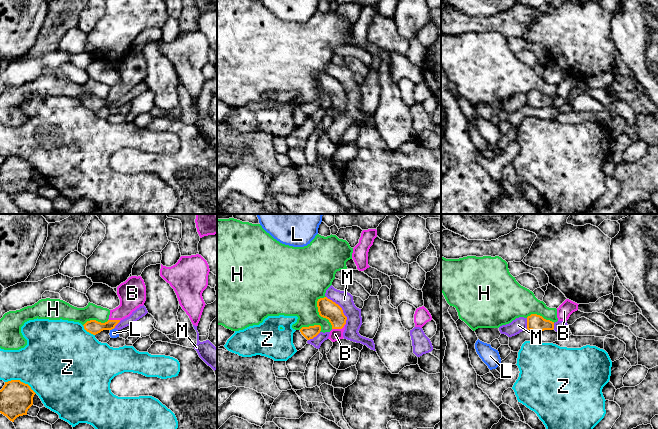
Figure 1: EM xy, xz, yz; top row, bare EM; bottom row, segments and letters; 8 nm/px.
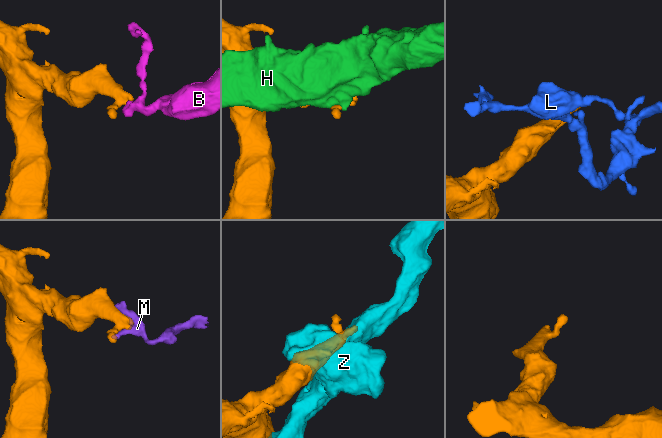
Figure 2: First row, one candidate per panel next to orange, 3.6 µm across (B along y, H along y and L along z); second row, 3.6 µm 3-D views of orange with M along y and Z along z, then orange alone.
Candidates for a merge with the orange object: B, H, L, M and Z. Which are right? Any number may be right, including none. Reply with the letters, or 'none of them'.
B

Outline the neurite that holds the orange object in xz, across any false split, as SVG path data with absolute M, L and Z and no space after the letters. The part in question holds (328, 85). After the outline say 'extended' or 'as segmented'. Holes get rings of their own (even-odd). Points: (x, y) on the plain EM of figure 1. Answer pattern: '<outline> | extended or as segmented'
M327 73L318 75L317 83L319 91L328 95L332 101L328 115L332 118L343 115L347 93L342 84Z | extended

